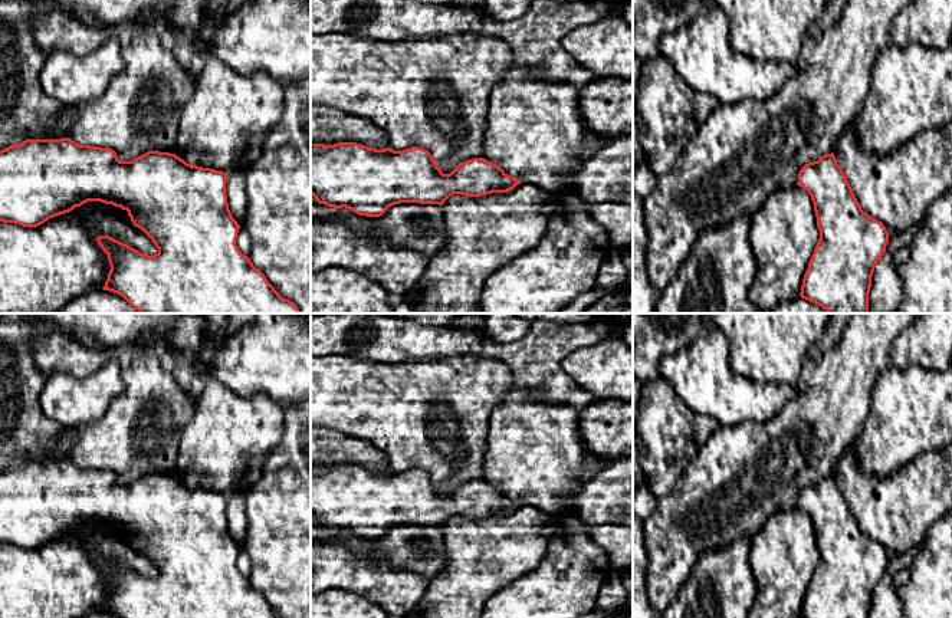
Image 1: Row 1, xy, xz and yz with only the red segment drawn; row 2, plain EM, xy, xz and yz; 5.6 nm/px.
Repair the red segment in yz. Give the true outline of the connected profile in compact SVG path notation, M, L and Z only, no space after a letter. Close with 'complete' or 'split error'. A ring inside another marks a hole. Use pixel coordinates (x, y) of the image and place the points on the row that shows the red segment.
M833 152L805 164L797 185L811 195L820 230L800 296L828 313L869 313L871 276L889 243L886 227L861 210Z | complete

